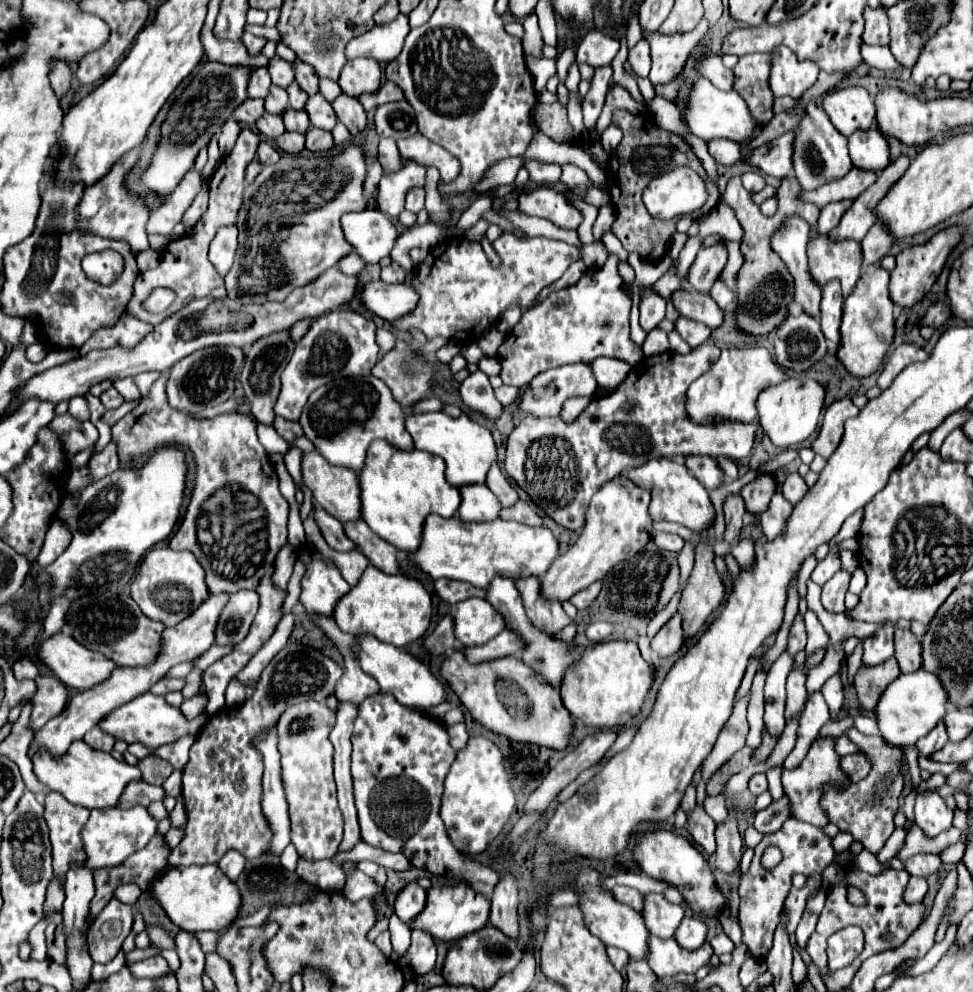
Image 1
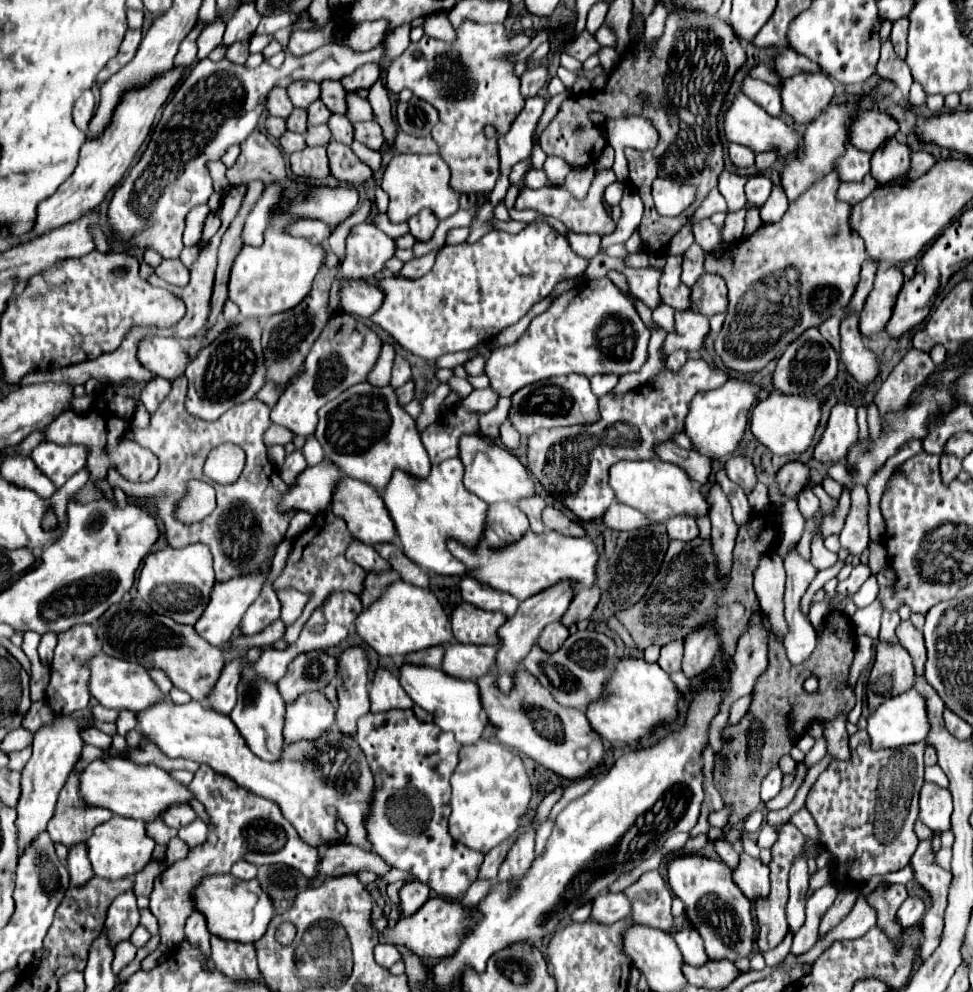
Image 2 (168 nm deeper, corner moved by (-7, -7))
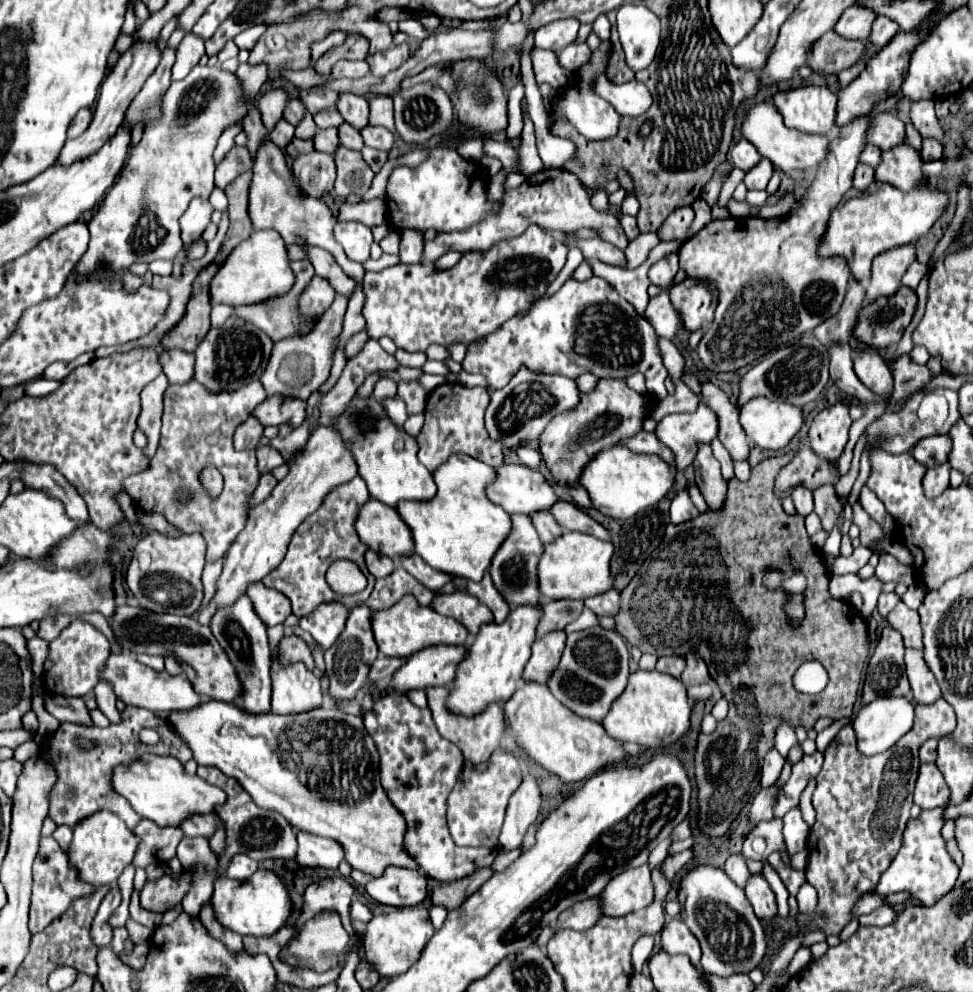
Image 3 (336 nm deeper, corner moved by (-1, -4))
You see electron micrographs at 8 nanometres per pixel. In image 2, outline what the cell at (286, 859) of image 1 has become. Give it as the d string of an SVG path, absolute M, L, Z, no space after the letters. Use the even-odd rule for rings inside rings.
M158 702L156 706L138 712L138 722L138 732L156 742L166 756L206 764L252 794L276 802L284 818L290 820L310 846L324 850L326 844L336 842L336 838L340 838L336 822L340 820L346 826L344 842L372 850L364 822L372 804L374 778L354 736L330 730L320 738L320 742L294 742L292 746L284 746L276 762L266 762L248 748L236 730L236 724L226 714L220 714L200 702ZM328 808L334 808L336 814L330 814Z

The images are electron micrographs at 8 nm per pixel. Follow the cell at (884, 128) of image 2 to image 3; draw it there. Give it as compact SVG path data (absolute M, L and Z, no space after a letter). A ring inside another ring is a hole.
M878 113L870 119L870 127L866 131L866 143L880 147L882 151L906 141L904 123L892 113Z

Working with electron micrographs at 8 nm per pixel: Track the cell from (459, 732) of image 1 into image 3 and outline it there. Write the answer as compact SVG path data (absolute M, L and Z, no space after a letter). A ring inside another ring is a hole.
M430 687L430 689L426 689L426 695L428 695L428 709L432 711L438 733L442 737L446 737L448 741L452 741L464 753L466 761L484 763L490 757L490 751L494 751L500 745L500 737L502 737L504 727L506 727L504 725L504 715L502 715L502 705L500 703L490 703L478 715L466 717L466 715L456 715L454 711L450 711L446 707L446 701L450 697L448 687Z

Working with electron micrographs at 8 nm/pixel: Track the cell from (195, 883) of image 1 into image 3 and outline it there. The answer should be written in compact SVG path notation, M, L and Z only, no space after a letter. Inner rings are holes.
M258 869L250 879L238 881L228 877L218 877L214 881L214 895L212 895L212 909L218 923L234 933L264 937L274 935L278 927L286 923L292 911L292 903L288 899L284 883L268 869Z

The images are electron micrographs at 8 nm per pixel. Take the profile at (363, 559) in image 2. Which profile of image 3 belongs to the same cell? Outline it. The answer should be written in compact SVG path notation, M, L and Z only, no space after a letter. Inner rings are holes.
M368 549L368 551L364 553L364 561L366 561L368 571L370 571L376 579L386 577L386 575L390 575L390 573L394 571L394 561L392 561L390 557L386 557L386 555L378 553L378 551Z

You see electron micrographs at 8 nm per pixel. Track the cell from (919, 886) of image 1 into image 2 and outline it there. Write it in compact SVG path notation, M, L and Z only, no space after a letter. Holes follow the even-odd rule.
M906 898L906 902L900 906L900 910L896 914L896 918L900 922L900 928L908 928L914 922L922 920L924 910L926 908L924 908L924 902L920 898Z

